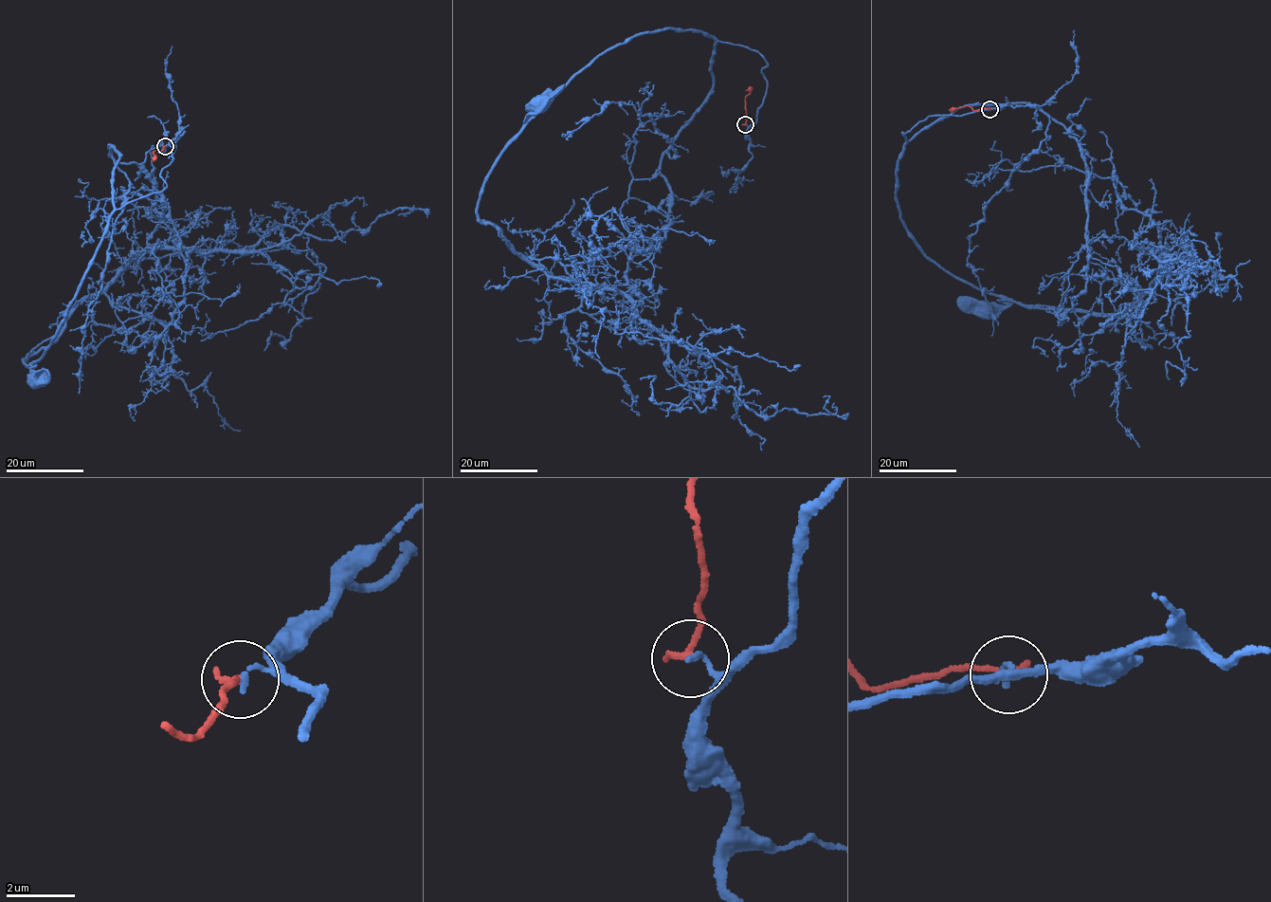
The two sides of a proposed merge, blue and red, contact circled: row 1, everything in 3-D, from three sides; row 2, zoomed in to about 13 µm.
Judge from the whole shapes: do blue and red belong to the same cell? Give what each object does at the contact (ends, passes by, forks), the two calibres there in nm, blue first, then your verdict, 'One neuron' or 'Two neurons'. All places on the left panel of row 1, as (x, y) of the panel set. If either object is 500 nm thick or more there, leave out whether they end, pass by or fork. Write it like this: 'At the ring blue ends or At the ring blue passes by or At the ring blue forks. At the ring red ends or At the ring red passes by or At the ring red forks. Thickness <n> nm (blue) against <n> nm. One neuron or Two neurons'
At the ring blue ends. At the ring red ends. Thickness 150 nm (blue) against 240 nm. Two neurons

